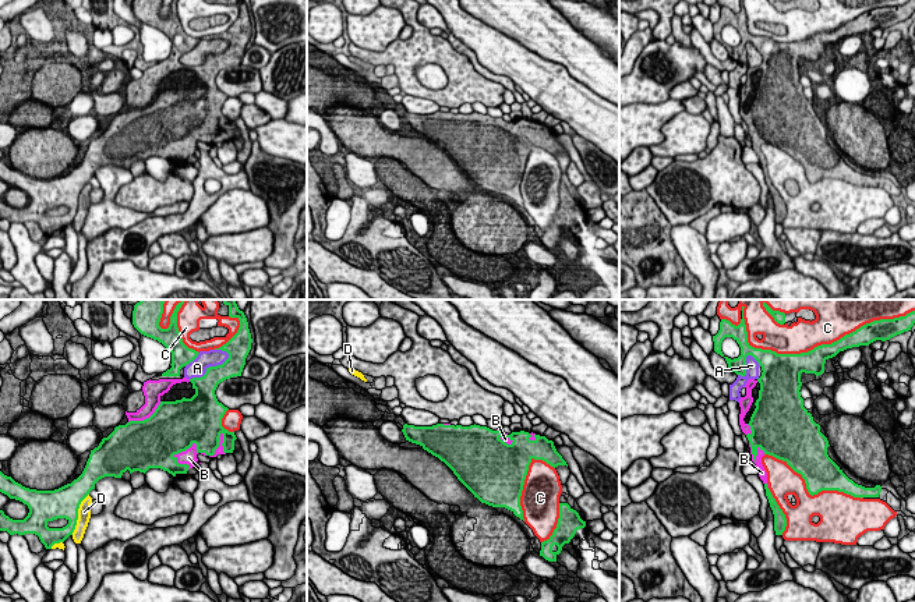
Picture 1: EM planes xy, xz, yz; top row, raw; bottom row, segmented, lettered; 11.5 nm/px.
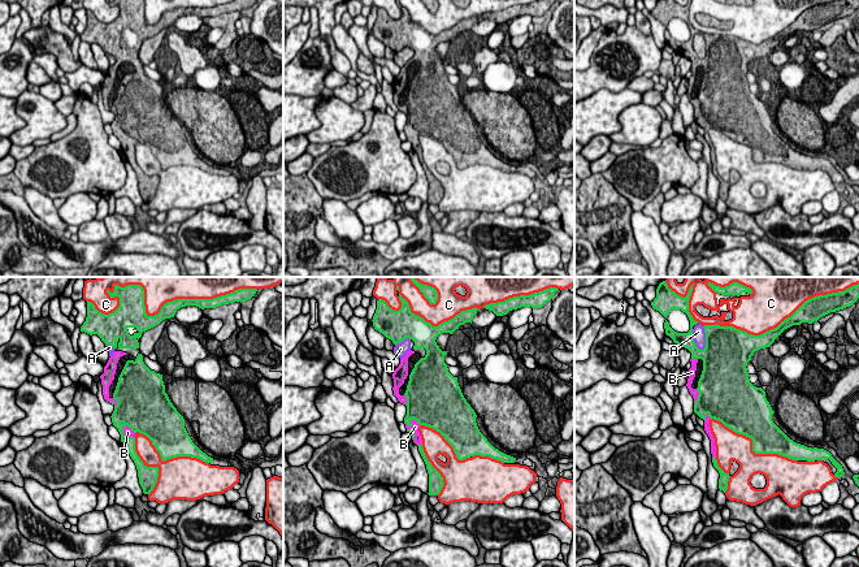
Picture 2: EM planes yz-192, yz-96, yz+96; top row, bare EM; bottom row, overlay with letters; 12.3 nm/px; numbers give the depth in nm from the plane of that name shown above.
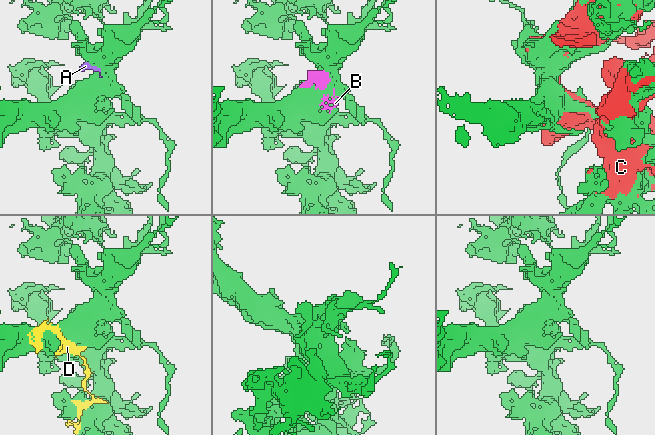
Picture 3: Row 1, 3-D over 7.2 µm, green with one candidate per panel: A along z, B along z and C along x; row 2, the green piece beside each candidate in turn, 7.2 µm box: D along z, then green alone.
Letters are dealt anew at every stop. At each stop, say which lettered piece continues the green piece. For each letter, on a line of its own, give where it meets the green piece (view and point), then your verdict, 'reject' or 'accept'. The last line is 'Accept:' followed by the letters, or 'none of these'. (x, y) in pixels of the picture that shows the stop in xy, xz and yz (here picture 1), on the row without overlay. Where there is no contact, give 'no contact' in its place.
A: meets green in xy at (209, 55); reject
B: meets green in xy at (176, 145); accept
C: meets green in yz at (805, 41); reject
D: meets green in xy at (77, 202); reject
Accept: B

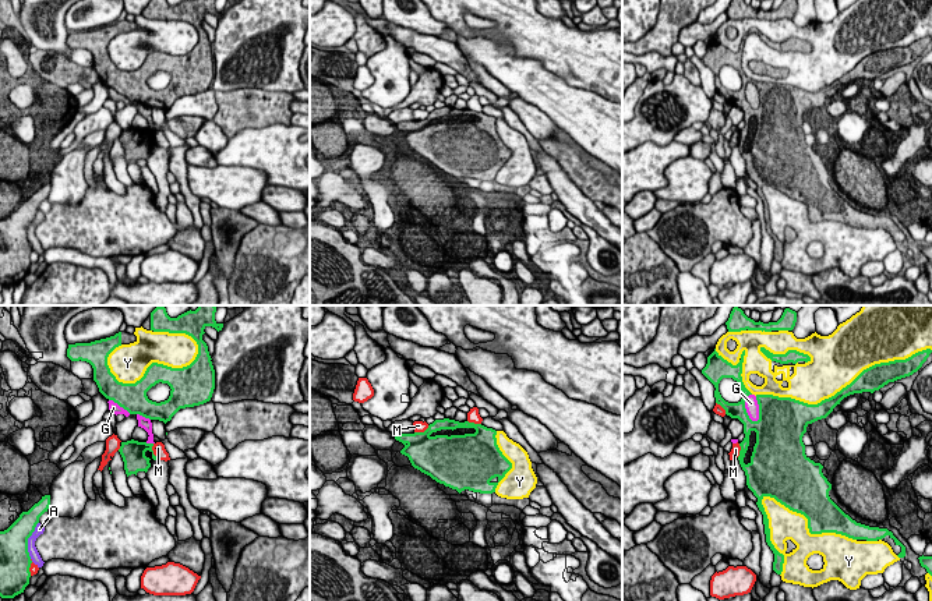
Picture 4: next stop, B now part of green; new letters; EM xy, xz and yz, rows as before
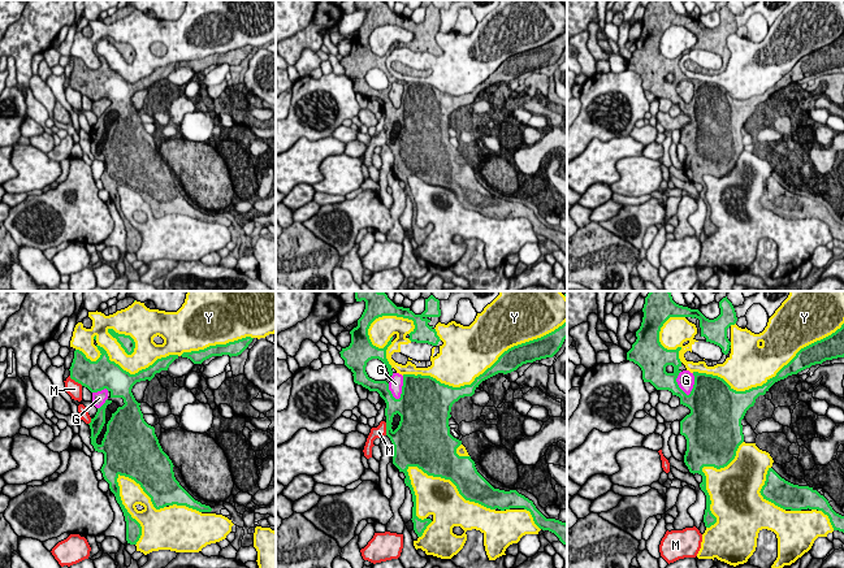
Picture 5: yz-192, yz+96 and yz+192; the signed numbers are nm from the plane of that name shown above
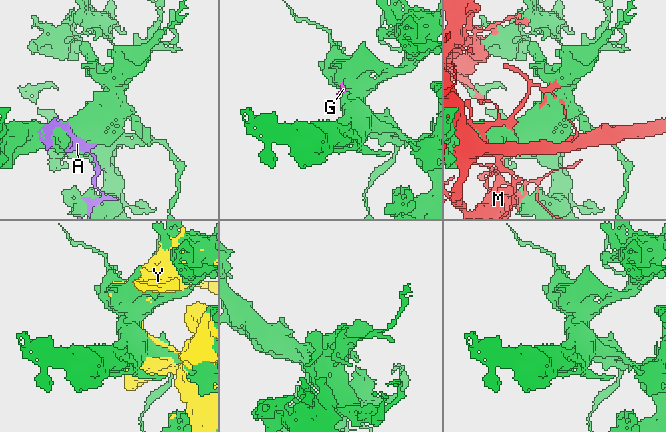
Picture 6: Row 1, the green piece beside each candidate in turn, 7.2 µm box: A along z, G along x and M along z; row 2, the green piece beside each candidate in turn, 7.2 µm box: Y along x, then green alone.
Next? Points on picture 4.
A: meets green in xy at (27, 227); reject
G: meets green in yz at (745, 96); reject
M: meets green in xy at (152, 140); reject
Y: meets green in yz at (808, 214); reject
Accept: none of these

